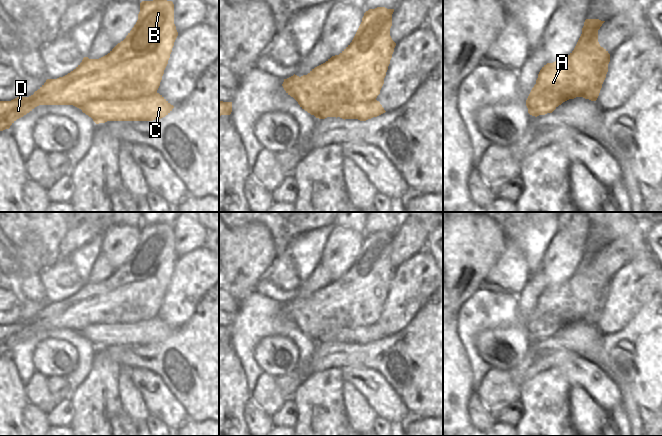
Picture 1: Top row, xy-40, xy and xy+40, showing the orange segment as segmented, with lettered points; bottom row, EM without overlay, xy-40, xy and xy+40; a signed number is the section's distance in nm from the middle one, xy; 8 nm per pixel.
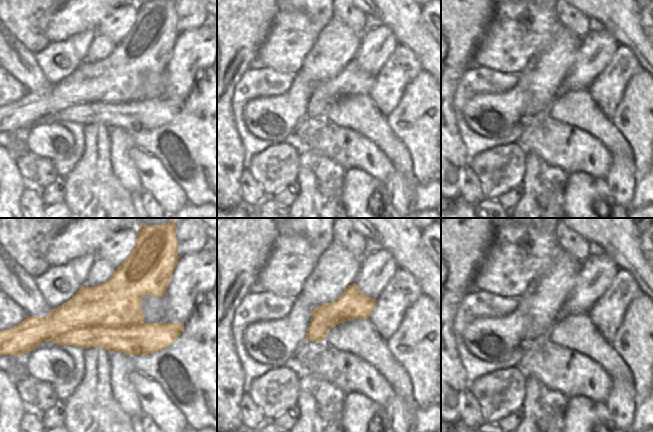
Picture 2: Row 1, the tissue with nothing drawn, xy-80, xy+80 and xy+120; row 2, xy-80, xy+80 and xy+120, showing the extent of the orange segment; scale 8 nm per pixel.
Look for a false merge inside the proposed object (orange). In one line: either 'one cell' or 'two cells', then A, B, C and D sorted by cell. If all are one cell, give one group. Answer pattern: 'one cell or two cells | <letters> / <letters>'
two cells | A B D / C

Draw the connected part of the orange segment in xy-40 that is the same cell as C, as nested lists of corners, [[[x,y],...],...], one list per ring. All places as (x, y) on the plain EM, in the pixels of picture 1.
[[[157,316],[115,321],[113,325],[98,325],[89,331],[96,348],[107,345],[153,345],[165,341],[174,332]]]

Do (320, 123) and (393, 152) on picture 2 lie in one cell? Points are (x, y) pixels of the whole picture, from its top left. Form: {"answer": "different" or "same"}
{"answer": "different"}

